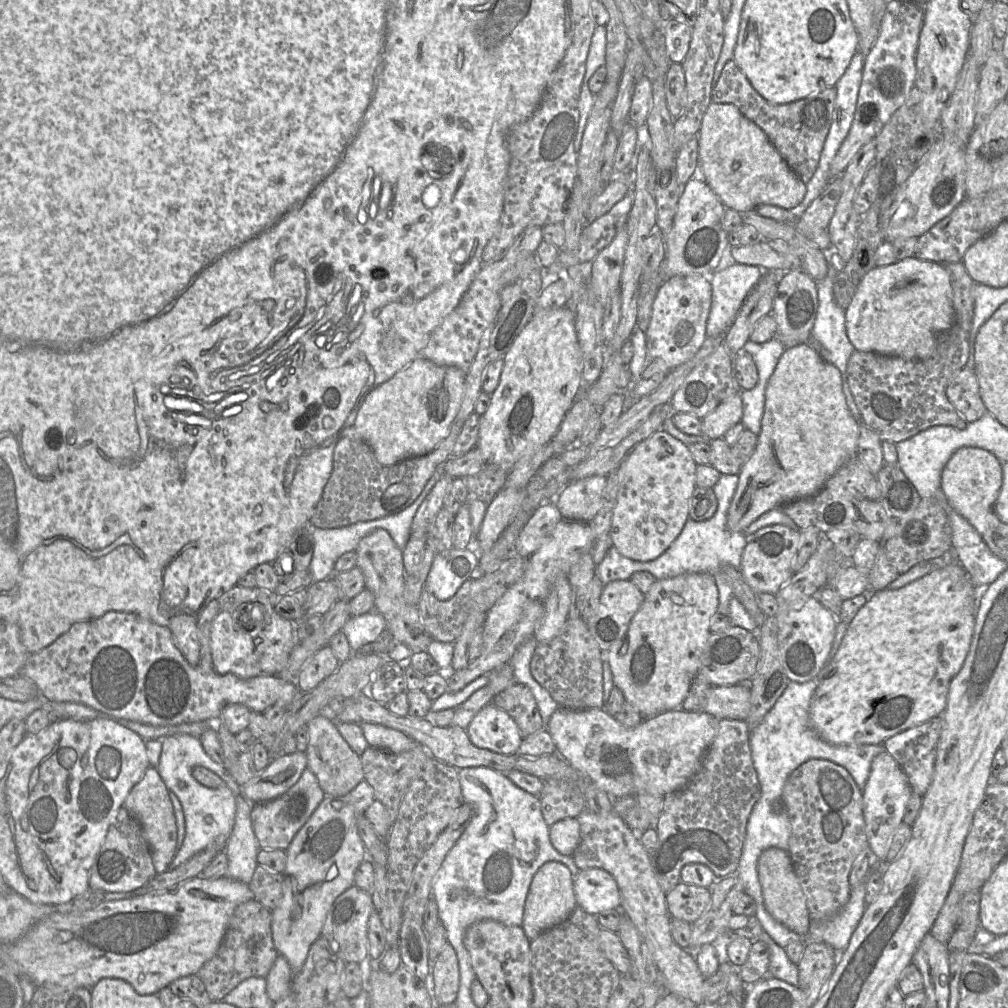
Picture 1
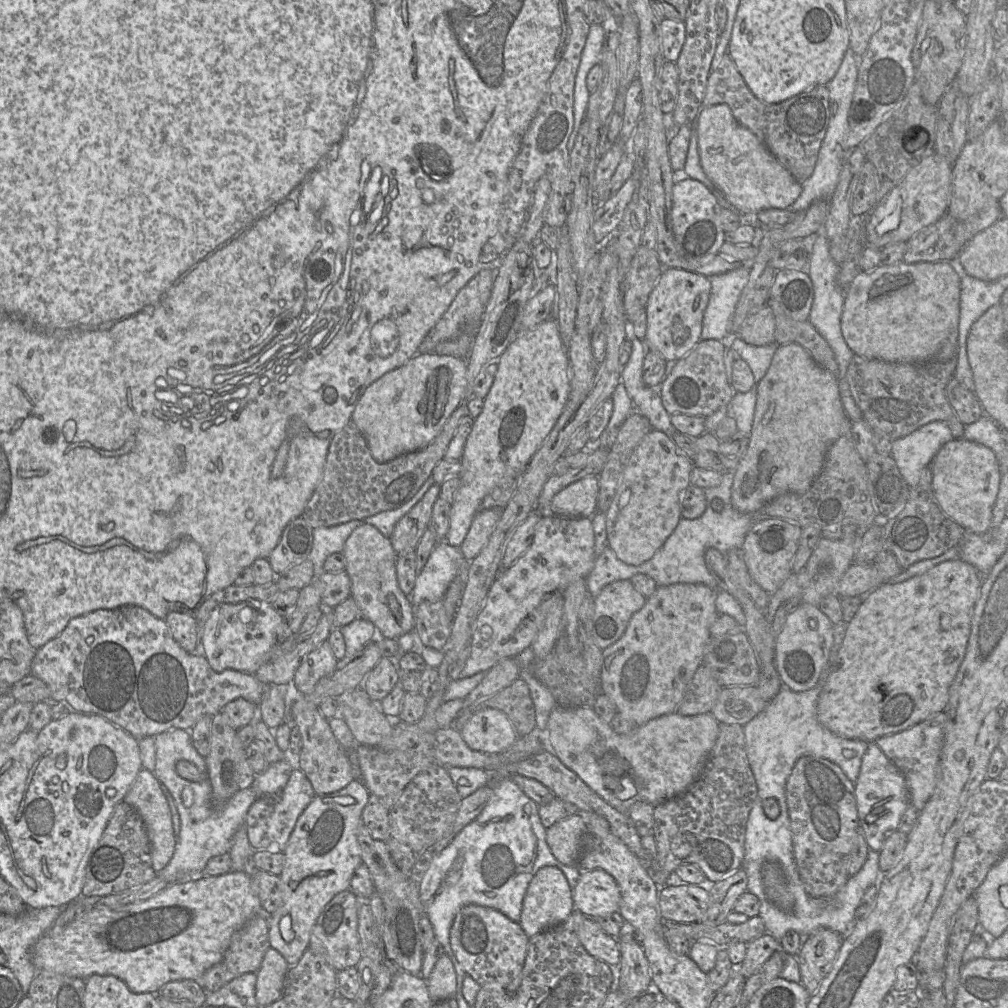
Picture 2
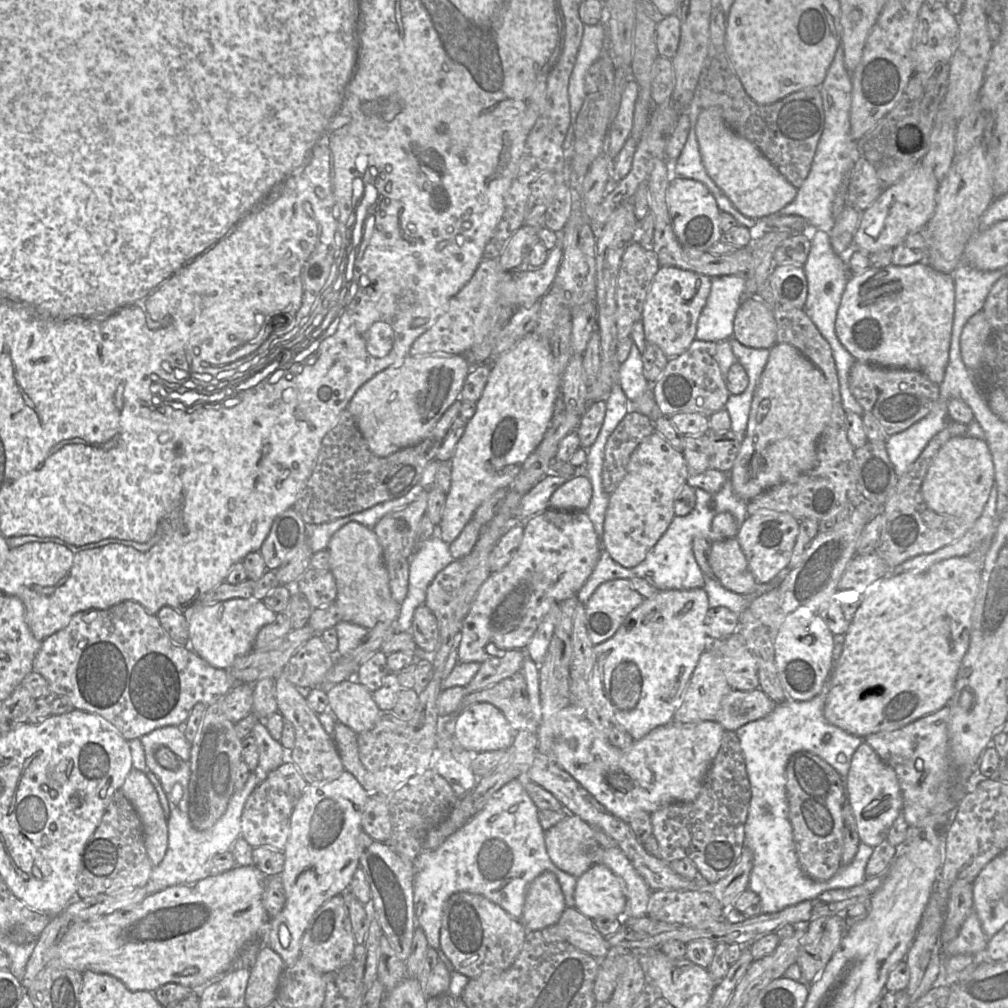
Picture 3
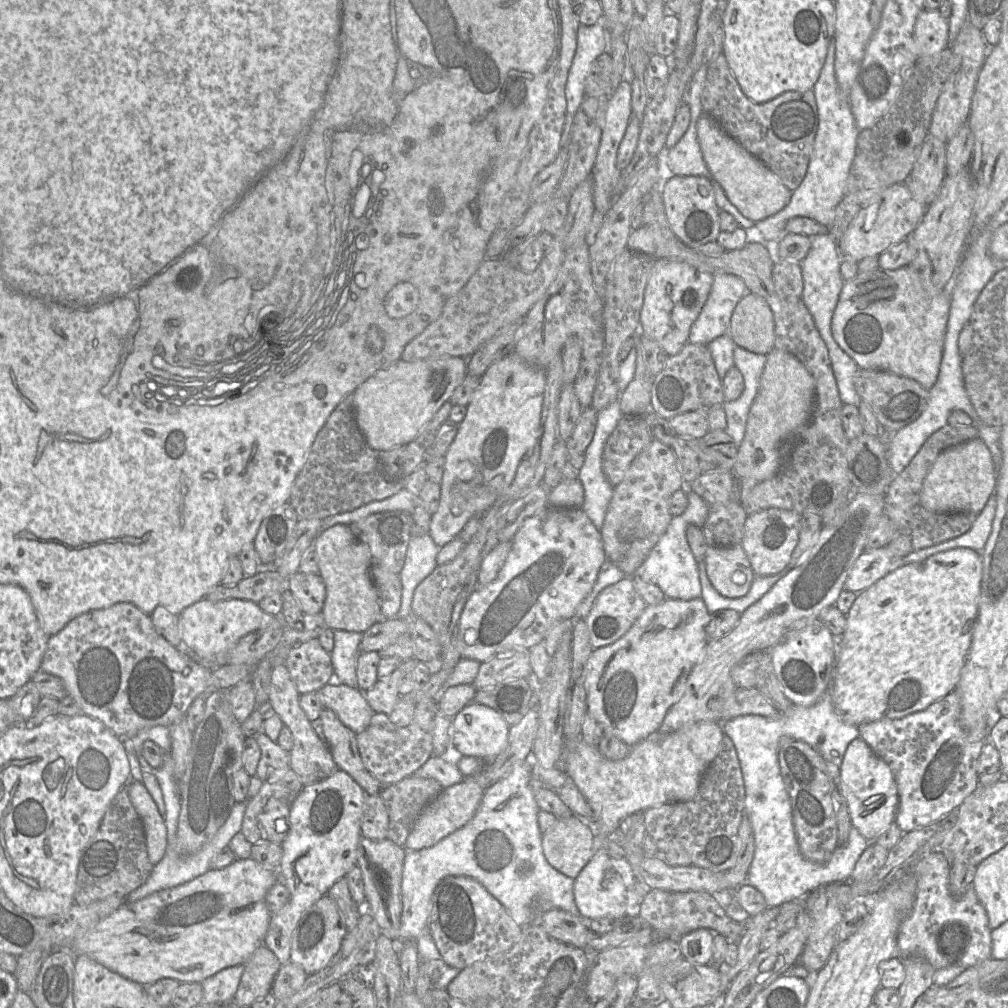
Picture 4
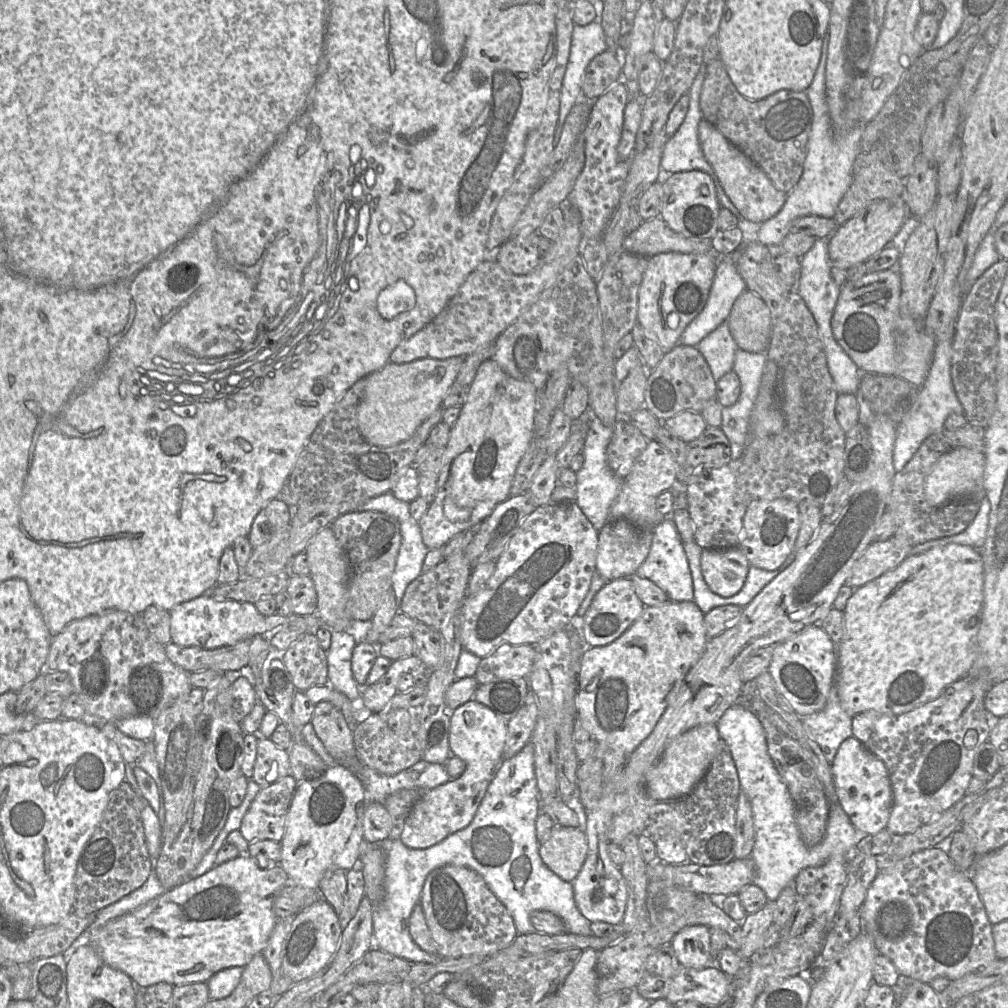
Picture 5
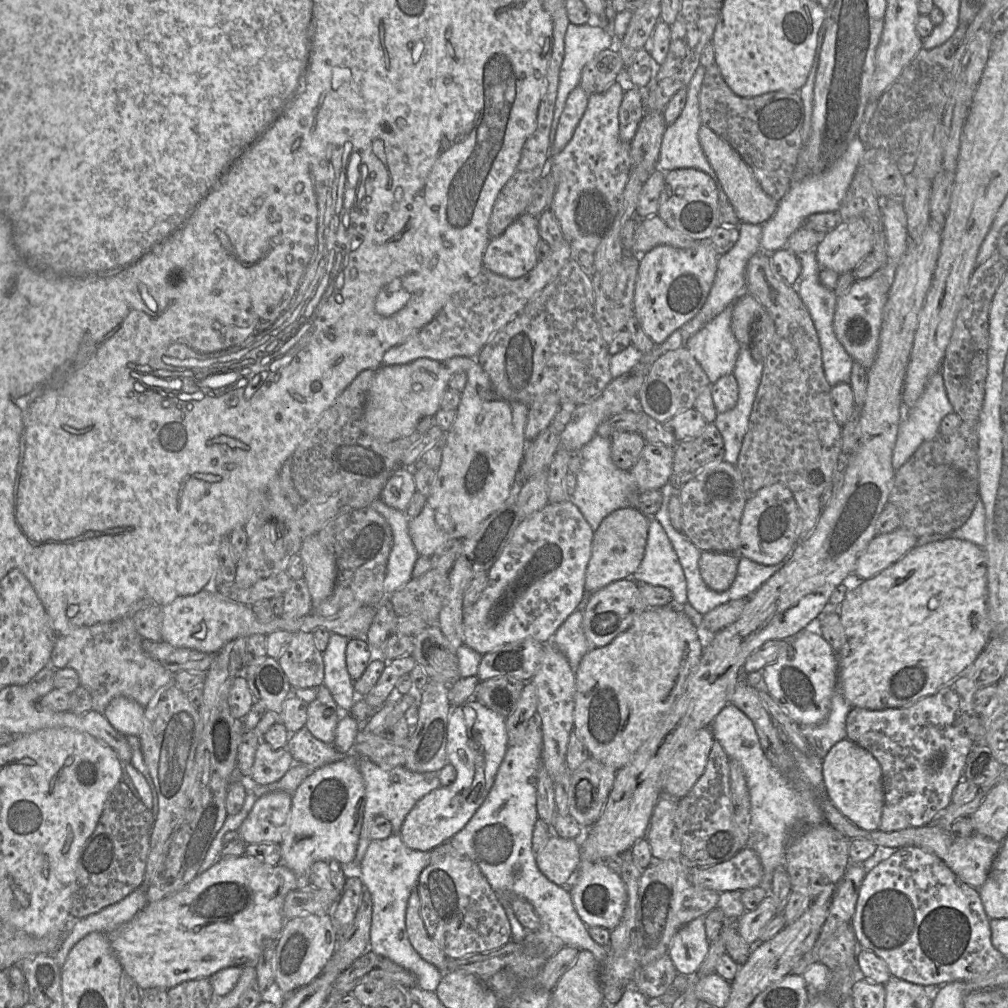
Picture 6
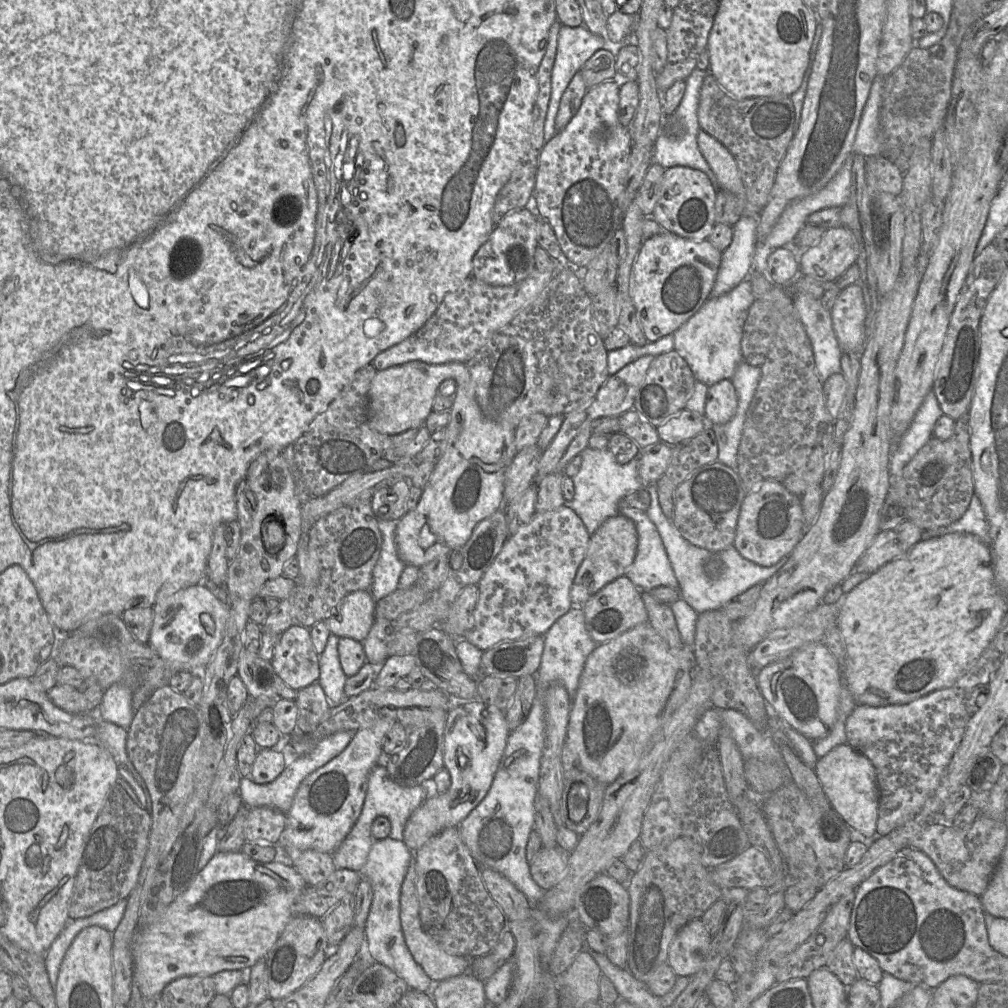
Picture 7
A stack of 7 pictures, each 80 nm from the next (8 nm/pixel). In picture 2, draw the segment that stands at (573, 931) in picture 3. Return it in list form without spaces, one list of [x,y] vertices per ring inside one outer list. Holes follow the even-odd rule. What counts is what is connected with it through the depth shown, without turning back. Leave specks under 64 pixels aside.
[[[574,910],[574,929],[585,949],[595,958],[617,968],[621,961],[619,940],[607,934],[597,919]]]

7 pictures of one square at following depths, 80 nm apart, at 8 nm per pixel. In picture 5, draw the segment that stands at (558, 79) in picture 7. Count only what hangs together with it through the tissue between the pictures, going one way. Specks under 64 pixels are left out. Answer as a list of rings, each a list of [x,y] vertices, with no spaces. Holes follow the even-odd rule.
[[[599,20],[585,26],[574,26],[569,60],[561,89],[559,119],[553,139],[555,145],[561,137],[571,108],[580,98],[583,98],[582,83],[589,63],[596,55],[607,49],[609,43]]]

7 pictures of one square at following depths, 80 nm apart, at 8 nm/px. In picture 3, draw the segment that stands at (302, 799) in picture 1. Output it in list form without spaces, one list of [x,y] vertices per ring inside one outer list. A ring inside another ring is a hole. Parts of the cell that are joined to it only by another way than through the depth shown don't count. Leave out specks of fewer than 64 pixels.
[[[290,761],[264,775],[264,780],[248,797],[242,817],[241,835],[252,847],[270,847],[283,851],[291,833],[290,819],[294,807],[308,784]]]

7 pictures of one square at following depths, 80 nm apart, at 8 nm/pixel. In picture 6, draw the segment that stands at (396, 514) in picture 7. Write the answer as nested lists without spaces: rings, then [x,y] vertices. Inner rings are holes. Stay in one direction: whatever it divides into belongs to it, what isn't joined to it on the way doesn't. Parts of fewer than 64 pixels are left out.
[[[400,467],[387,480],[379,499],[391,508],[405,511],[415,491],[413,469]]]

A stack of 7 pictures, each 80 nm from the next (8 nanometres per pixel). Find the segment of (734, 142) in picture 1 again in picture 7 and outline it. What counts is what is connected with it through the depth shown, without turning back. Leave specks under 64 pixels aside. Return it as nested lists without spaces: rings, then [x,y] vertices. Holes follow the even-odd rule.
[[[701,128],[698,131],[697,144],[703,157],[714,172],[719,188],[731,192],[741,201],[741,216],[758,217],[761,210],[748,203],[737,163],[728,149]]]

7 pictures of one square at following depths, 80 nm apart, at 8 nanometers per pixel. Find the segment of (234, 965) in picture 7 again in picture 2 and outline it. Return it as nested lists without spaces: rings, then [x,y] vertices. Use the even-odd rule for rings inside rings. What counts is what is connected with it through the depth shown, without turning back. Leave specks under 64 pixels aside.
[[[231,870],[217,876],[202,876],[196,880],[169,884],[168,887],[157,894],[138,903],[126,904],[120,907],[108,907],[103,904],[96,904],[90,911],[82,914],[68,925],[64,927],[55,926],[49,933],[43,935],[34,947],[33,964],[38,971],[49,971],[82,979],[87,979],[92,975],[115,976],[122,980],[133,993],[149,992],[158,994],[158,990],[166,983],[183,979],[198,979],[205,971],[220,962],[234,933],[256,915],[268,917],[271,914],[266,913],[261,906],[259,896],[255,891],[255,883],[252,880],[252,875],[244,871]]]

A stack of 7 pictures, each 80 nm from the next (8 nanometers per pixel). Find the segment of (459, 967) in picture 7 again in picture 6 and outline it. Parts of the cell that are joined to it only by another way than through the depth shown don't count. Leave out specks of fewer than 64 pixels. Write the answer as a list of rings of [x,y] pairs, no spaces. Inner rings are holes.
[[[417,886],[412,890],[406,908],[406,930],[414,949],[428,963],[442,973],[449,971],[451,960],[429,936],[420,913],[420,897]]]

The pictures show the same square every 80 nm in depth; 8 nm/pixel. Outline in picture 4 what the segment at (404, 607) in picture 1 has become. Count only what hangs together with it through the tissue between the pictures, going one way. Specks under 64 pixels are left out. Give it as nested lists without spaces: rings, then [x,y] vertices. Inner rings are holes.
[[[338,524],[319,533],[313,543],[317,556],[319,575],[326,586],[326,598],[321,611],[328,628],[363,633],[373,624],[385,618],[381,612],[380,595],[370,576],[371,553],[369,547],[360,541],[350,529],[350,526]]]

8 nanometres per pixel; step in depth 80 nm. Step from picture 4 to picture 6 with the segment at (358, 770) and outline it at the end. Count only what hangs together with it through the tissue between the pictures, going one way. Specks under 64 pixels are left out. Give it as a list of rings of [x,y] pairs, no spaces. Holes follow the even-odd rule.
[[[320,685],[316,689],[317,696],[315,700],[308,704],[305,727],[315,738],[332,745],[336,728],[345,712],[336,704],[325,685]]]

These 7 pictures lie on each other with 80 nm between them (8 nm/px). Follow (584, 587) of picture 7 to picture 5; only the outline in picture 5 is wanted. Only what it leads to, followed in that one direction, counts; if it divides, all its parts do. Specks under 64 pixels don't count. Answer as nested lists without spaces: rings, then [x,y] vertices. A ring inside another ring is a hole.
[[[625,519],[607,522],[598,531],[596,572],[607,581],[630,577],[646,560],[652,542],[652,531],[642,530]]]

